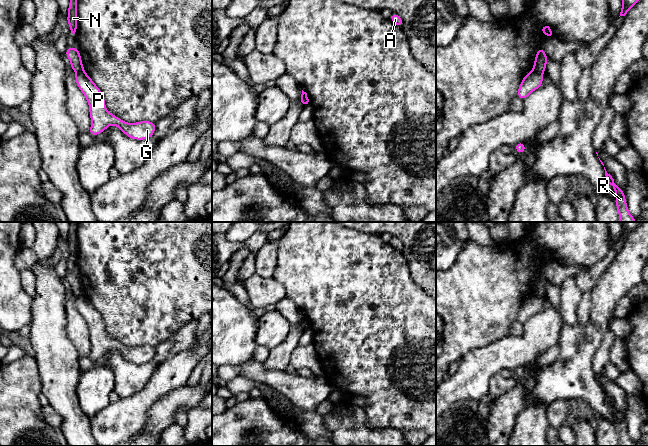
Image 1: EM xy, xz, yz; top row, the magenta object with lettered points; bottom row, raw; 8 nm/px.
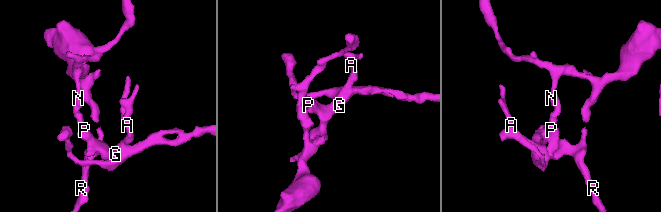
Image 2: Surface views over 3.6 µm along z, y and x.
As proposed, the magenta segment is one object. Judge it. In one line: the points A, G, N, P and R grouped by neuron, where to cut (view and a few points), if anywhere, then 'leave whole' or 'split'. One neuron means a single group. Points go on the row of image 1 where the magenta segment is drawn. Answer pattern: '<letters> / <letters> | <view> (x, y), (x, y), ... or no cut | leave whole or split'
A G P R / N | yz (532, 70), (541, 73) | split

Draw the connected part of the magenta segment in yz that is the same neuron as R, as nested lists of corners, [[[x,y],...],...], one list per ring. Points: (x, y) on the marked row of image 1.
[[[605,167],[604,170],[607,181],[612,186],[616,194],[616,199],[614,200],[614,202],[617,206],[619,222],[636,222],[636,219],[628,211],[628,206],[624,191],[615,183],[612,176],[607,173]]]

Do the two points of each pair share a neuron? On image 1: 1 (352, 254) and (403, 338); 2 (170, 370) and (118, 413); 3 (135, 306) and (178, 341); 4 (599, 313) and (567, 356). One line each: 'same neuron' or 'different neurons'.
1: same neuron
2: same neuron
3: different neurons
4: same neuron

